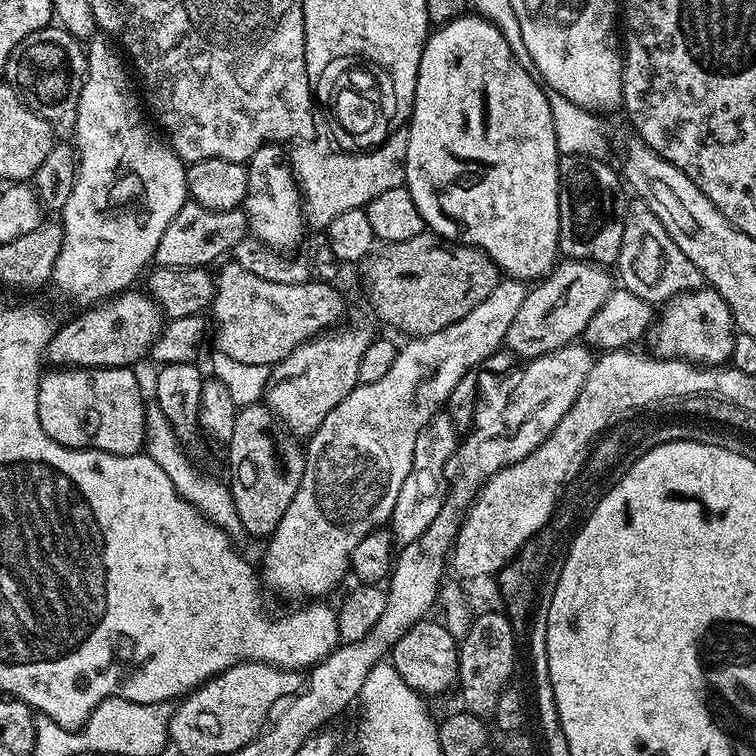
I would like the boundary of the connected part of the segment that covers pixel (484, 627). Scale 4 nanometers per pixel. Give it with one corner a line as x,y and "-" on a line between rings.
503,611
477,615
468,628
464,640
459,641
460,679
458,693
464,699
463,707
481,718
488,718
496,711
498,698
509,687
512,671
516,668
516,645
514,630

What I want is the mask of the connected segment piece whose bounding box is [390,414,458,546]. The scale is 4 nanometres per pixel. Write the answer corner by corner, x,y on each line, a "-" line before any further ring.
437,414
418,434
414,442
414,462
410,474
406,474
406,482
402,482
402,490
398,490
398,502
394,502
390,531
397,545
415,544
422,534
426,534
430,522
438,518
438,510
444,505
444,471
446,462
456,452
458,433
454,422
446,414

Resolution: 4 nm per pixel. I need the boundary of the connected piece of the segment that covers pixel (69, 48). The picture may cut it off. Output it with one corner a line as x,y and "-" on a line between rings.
49,26
22,38
14,46
2,76
19,92
24,103
50,124
61,141
71,141
76,134
78,98
87,69
85,45
66,29

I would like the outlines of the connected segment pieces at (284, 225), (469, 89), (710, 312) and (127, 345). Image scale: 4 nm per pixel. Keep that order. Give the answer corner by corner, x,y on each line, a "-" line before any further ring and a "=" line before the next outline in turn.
263,144
247,162
248,185
242,211
251,235
280,254
296,248
306,229
306,208
302,203
302,189
292,170
290,156
281,145
=
465,14
449,24
439,25
429,35
422,50
422,62
418,66
418,82
414,94
412,115
406,125
408,145
406,146
406,170
404,183
418,214
422,214
425,225
435,235
449,241
468,244
471,248
480,248
500,269
505,277
521,282
536,282
548,275
558,263
560,252
560,158
556,151
554,118
550,114
550,102
547,91
541,81
531,72
527,72
516,61
506,38
497,28
479,14
=
701,286
677,293
659,309
650,328
650,352
666,360
691,360
701,366
724,366
732,359
737,335
738,329
728,304
711,286
=
125,290
99,304
83,309
77,320
68,320
64,325
57,327
52,334
52,341
48,344
46,353
59,365
77,366
80,368
126,368
136,366
143,356
147,357
152,351
152,344
160,336
162,327
162,311
160,305
151,295
143,291

